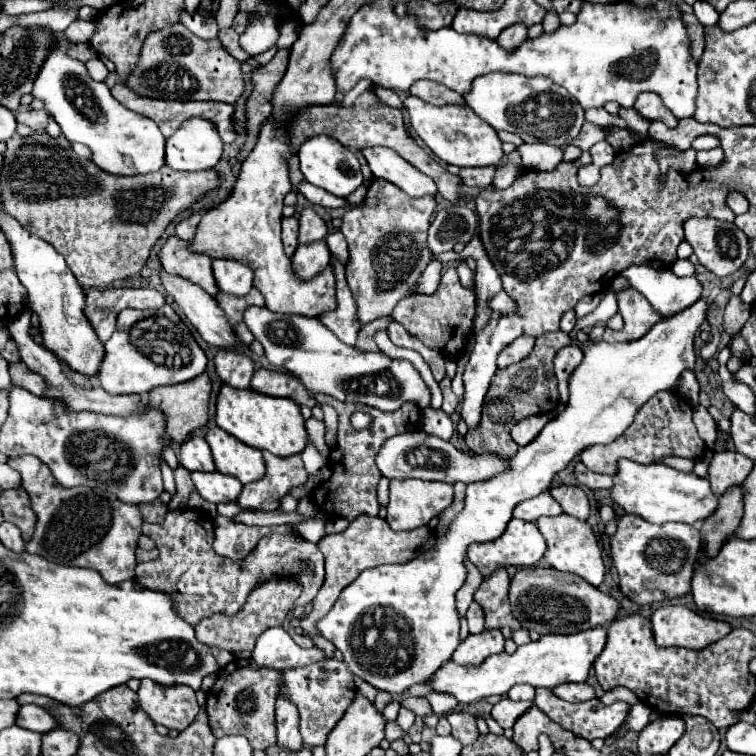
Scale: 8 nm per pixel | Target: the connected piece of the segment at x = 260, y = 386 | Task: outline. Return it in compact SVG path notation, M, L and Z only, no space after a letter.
M258 369L252 377L250 387L254 391L266 393L266 395L274 395L274 397L290 397L296 403L304 403L308 407L314 407L316 401L310 395L310 391L306 391L306 387L302 387L302 383L298 383L298 379L294 379L294 375L290 373L278 373L278 371L270 371L270 369Z

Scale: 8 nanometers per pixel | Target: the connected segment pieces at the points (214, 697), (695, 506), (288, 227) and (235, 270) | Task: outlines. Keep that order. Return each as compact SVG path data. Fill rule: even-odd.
M236 659L228 663L214 687L208 693L206 711L210 717L210 727L216 737L224 735L244 735L254 749L266 749L276 743L276 717L274 705L278 697L278 671L252 667L250 659Z
M628 459L618 461L616 483L610 489L610 497L618 509L630 515L638 515L648 523L696 523L714 513L718 497L710 491L710 483L694 473L682 473L662 463L642 465Z
M284 217L282 219L282 241L284 241L284 251L288 257L294 255L298 247L298 219L296 217Z
M212 259L212 271L222 293L246 295L252 289L252 269L234 259Z

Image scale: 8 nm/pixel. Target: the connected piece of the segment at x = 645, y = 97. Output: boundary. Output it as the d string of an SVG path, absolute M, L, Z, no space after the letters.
M642 93L636 99L636 111L642 113L642 117L648 119L648 121L662 121L668 127L676 127L678 125L678 119L674 117L674 113L654 93Z

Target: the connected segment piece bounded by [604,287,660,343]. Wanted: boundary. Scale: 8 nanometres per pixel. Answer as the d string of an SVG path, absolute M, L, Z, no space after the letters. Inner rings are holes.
M609 287L608 290L615 293L618 298L619 313L624 315L624 329L622 329L622 331L606 329L606 331L604 331L604 341L610 341L610 343L614 343L614 341L634 341L634 339L642 337L654 323L660 321L658 313L650 307L650 303L646 301L646 297L640 295L638 291L634 291L632 287L626 287L626 289L620 289L620 291L613 291L612 287Z

